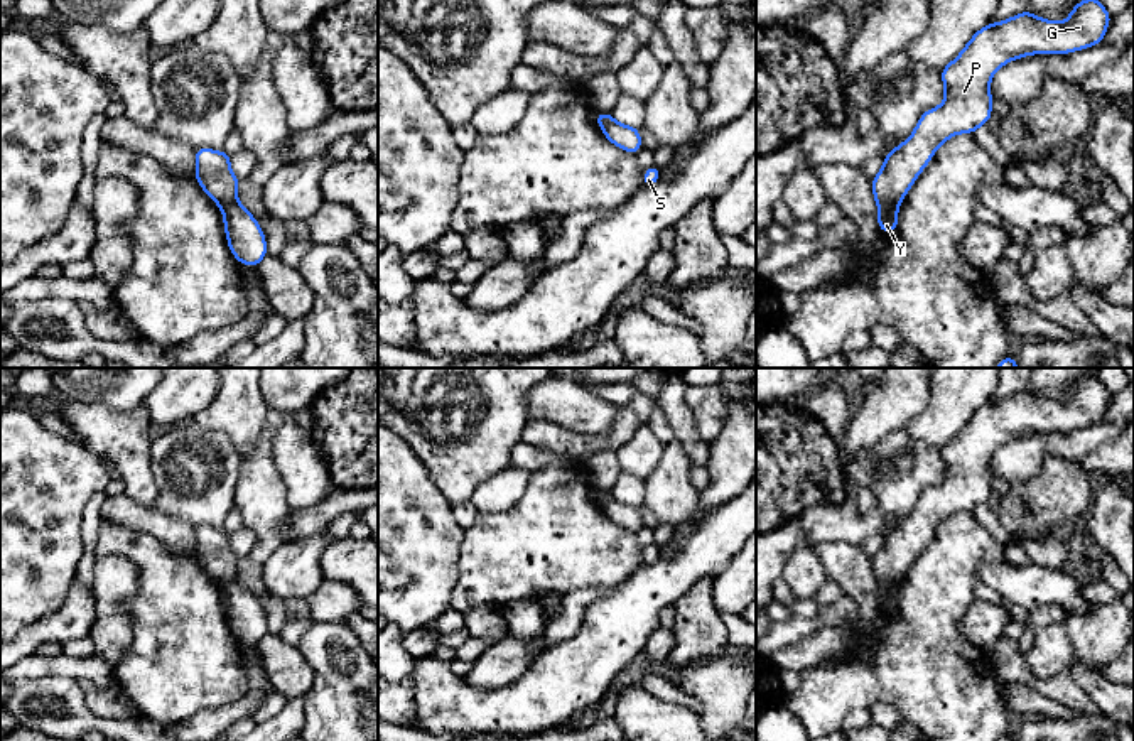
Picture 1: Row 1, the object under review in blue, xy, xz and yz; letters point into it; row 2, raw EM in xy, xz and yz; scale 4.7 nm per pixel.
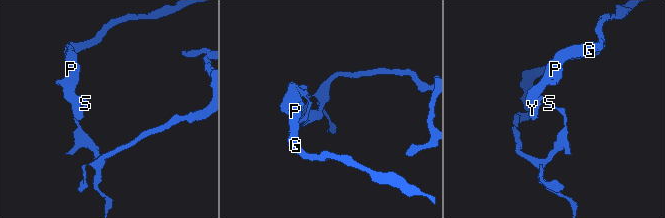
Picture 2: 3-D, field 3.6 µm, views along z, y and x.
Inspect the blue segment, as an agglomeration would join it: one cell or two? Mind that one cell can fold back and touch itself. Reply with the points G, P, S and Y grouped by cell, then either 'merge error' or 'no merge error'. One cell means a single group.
groups G P / S Y; merge error

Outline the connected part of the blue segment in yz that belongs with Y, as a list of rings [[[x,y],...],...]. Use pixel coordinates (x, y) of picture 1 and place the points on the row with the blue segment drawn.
[[[899,203],[894,206],[879,208],[878,224],[883,233],[894,233],[898,228],[898,209]]]

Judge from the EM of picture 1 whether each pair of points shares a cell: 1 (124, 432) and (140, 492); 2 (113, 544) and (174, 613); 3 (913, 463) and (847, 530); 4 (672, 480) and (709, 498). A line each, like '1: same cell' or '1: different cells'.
1: same cell
2: same cell
3: same cell
4: different cells

